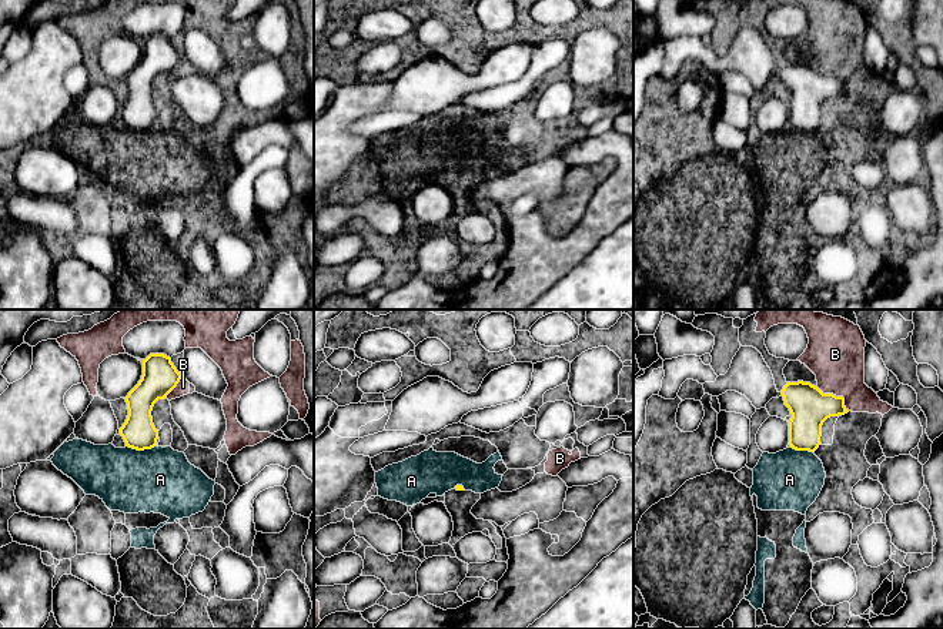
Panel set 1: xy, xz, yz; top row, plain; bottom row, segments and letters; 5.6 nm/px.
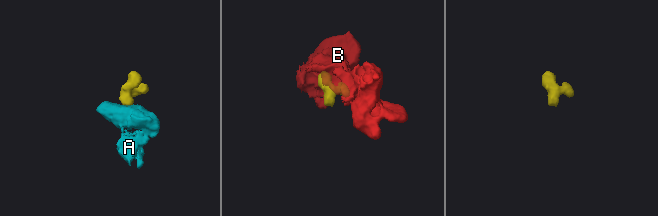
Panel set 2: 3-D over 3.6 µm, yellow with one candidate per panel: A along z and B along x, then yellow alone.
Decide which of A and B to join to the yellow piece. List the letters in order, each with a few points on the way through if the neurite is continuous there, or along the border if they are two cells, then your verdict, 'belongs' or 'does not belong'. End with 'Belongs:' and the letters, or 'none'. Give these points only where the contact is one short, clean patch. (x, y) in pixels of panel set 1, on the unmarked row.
A: border xy (126, 126), (134, 130), (156, 127); does not belong
B: does not belong
Belongs: none

